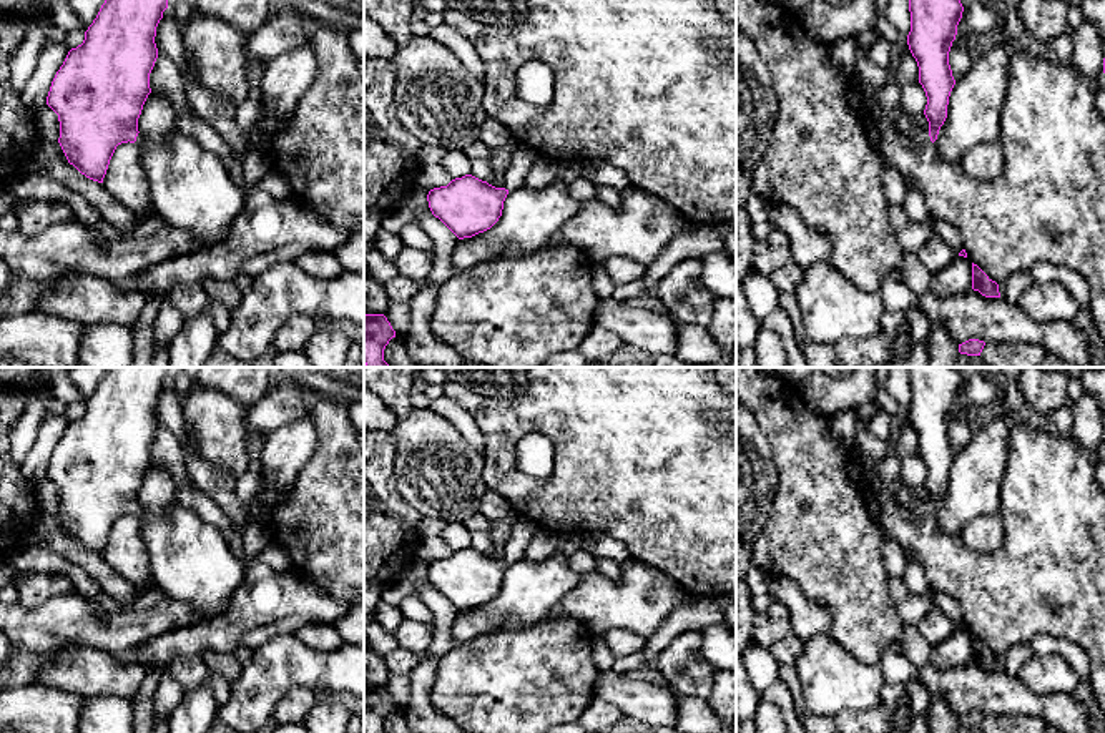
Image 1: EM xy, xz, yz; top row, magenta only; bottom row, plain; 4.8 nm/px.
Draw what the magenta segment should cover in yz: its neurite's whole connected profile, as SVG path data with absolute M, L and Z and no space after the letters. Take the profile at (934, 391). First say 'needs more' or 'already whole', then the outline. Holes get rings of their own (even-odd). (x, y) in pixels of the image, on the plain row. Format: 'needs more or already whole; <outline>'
needs more; M907 367L911 384L911 404L907 417L919 439L927 477L924 487L929 494L927 504L917 504L911 497L911 487L891 495L892 502L916 520L937 512L939 502L947 490L950 464L955 457L949 437L949 424L957 407L957 397L964 379L957 367Z

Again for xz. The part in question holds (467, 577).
needs more; M517 515L502 560L465 547L447 558L430 562L429 580L459 612L484 605L502 588L507 567L525 557L537 532L540 527L533 520Z

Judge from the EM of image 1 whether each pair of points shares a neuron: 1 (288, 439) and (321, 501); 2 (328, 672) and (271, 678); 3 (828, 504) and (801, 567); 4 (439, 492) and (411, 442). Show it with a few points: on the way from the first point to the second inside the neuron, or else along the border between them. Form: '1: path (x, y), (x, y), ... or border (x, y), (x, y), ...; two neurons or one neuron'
1: border (316, 429), (316, 449), (296, 482), (281, 499); two neurons
2: path (314, 672), (284, 672); one neuron
3: path (820, 519), (820, 549), (816, 552); one neuron
4: path (439, 481), (436, 467), (422, 454); one neuron

